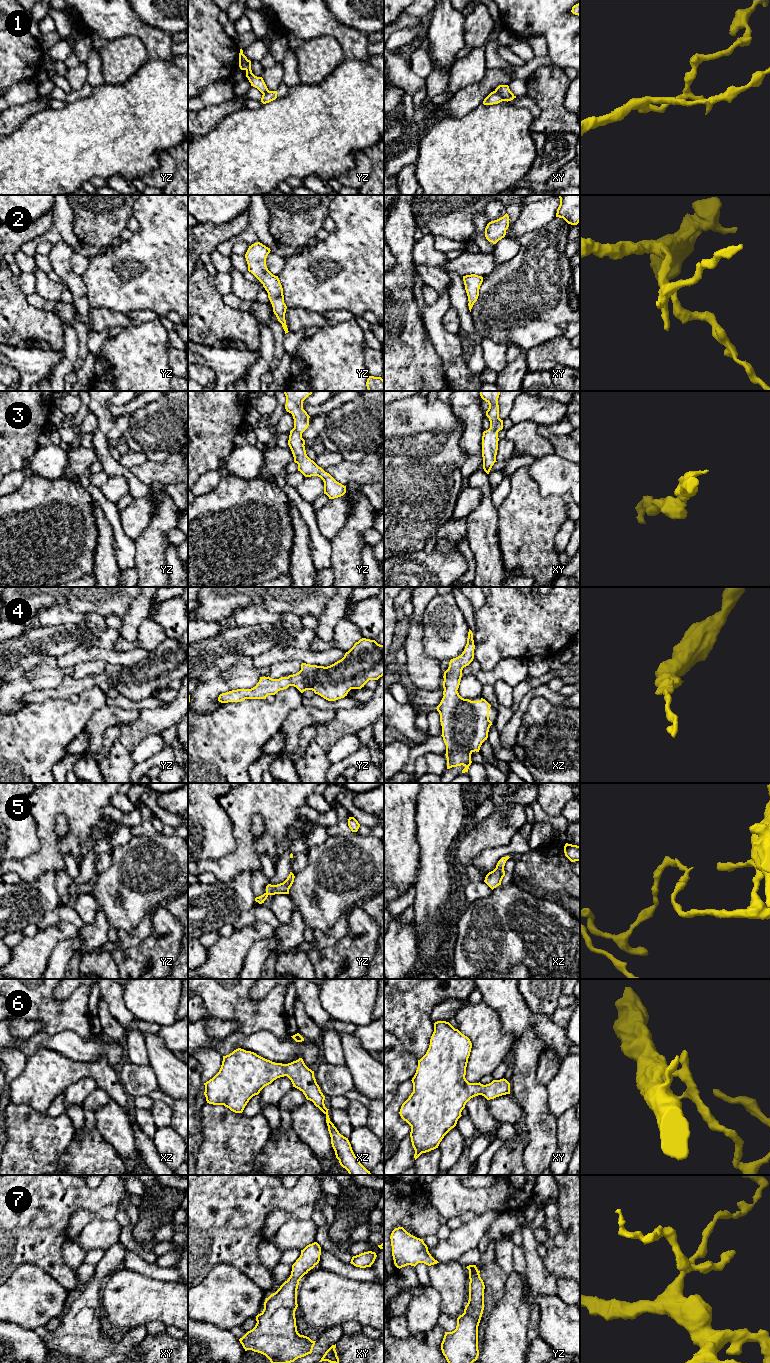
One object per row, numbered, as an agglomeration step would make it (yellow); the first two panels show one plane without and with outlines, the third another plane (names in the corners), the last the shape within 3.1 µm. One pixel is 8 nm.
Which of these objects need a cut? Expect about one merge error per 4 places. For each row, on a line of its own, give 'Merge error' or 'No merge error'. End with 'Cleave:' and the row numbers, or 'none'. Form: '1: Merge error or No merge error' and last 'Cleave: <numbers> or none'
1: Merge error
2: No merge error
3: No merge error
4: No merge error
5: No merge error
6: No merge error
7: No merge error
Cleave: 1

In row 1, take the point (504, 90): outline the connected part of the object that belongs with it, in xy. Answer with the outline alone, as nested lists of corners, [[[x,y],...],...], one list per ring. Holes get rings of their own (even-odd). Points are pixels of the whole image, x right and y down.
[[[499,85],[496,89],[496,92],[500,93],[501,96],[503,97],[504,101],[511,101],[514,98],[516,98],[516,96],[510,91],[509,86],[508,85]]]

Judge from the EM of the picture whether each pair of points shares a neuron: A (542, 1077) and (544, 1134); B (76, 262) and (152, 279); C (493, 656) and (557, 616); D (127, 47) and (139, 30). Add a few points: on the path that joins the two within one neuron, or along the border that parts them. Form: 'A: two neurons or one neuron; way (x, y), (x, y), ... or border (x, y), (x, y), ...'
A: two neurons; border (539, 1060), (536, 1079), (545, 1085)
B: two neurons; border (90, 259), (87, 268), (81, 275)
C: one neuron; way (509, 640), (523, 626), (541, 625)
D: two neurons; border (112, 39), (135, 35), (143, 43), (148, 56)

